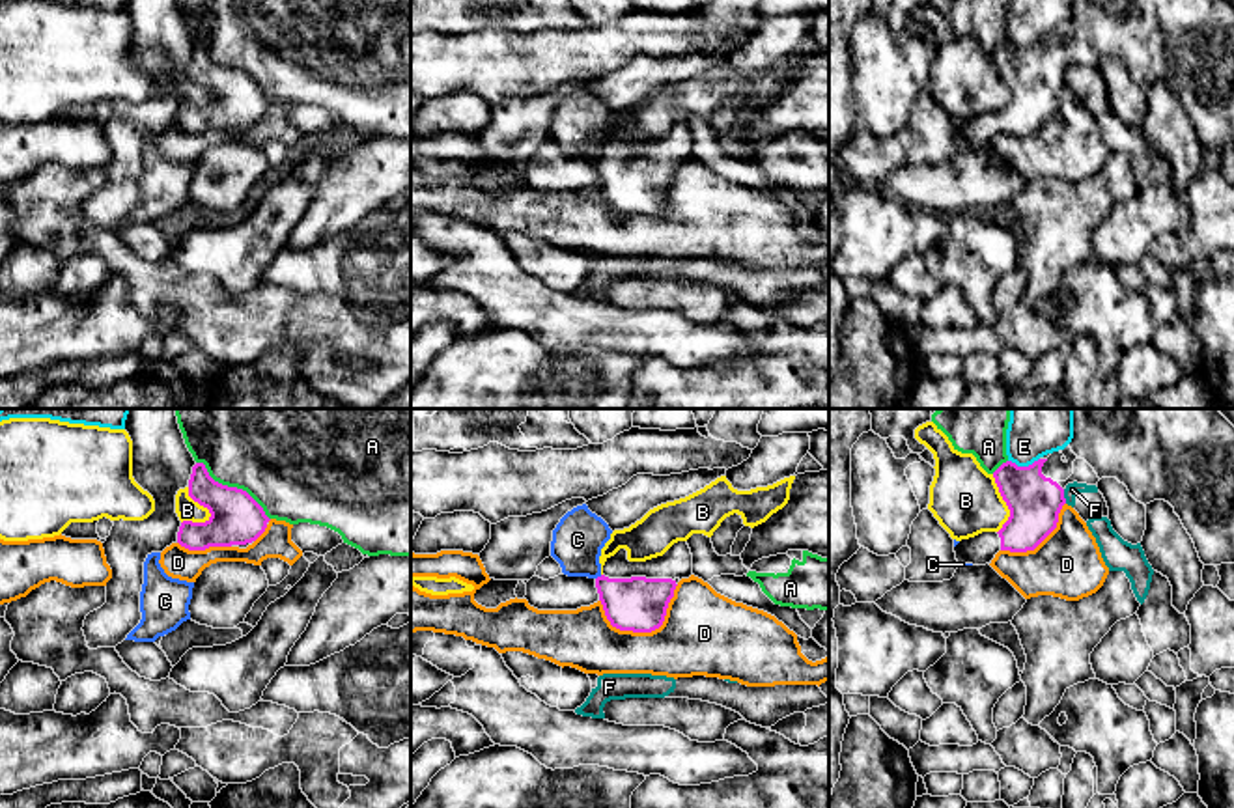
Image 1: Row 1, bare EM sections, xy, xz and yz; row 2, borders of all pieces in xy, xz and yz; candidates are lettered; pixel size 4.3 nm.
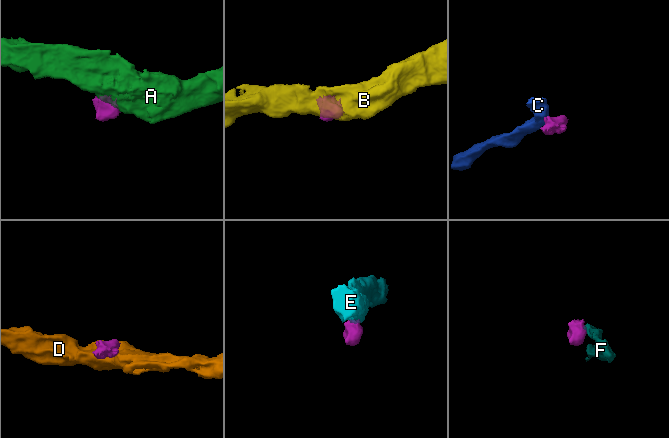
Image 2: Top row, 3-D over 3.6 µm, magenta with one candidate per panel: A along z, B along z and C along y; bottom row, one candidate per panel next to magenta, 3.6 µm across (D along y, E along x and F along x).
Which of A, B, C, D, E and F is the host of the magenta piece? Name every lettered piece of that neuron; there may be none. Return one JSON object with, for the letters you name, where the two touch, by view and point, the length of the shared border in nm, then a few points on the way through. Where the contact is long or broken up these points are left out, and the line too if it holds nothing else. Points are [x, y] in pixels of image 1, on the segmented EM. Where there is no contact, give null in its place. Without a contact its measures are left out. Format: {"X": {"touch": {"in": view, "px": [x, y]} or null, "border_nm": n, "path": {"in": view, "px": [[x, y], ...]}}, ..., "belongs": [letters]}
{"belongs": []}

